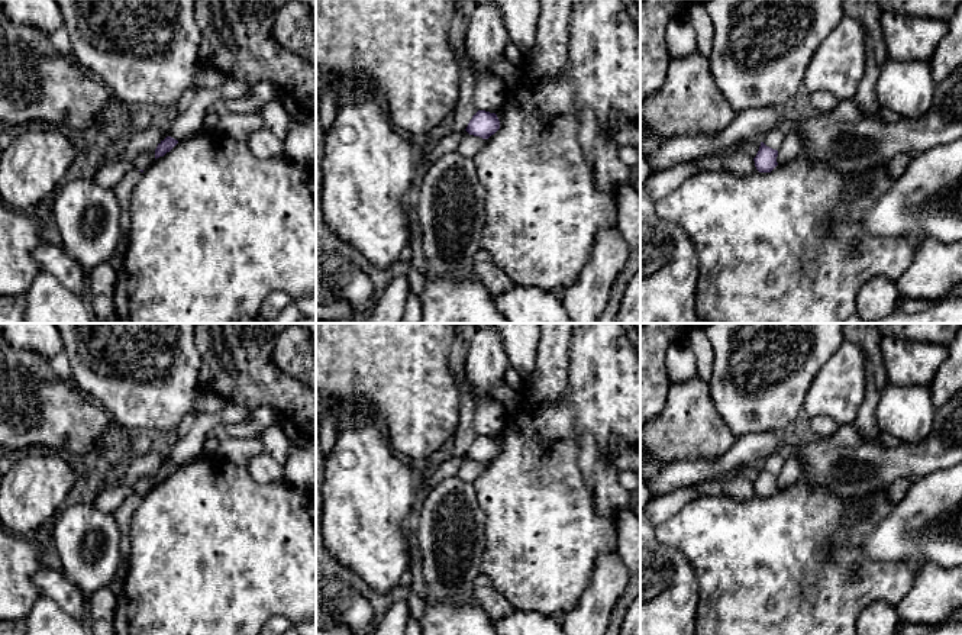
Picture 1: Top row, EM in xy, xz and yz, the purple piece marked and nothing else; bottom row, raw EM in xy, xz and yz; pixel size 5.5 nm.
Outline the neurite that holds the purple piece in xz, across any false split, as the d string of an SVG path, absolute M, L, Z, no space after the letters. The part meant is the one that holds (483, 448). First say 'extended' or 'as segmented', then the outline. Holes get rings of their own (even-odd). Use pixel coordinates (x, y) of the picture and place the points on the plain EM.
as segmented; M478 435L467 451L467 457L482 464L488 464L500 454L500 445L495 438Z

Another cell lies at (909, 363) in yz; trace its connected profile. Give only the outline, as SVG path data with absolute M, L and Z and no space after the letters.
M882 336L879 345L888 380L898 387L930 387L948 355L948 348L940 344L897 336Z

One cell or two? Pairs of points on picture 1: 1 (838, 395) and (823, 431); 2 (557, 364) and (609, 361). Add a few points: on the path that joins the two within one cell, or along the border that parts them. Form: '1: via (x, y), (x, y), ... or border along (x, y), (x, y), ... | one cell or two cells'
1: border along (809, 418), (829, 416), (838, 425) | two cells
2: border along (571, 338), (568, 393), (564, 397) | two cells

